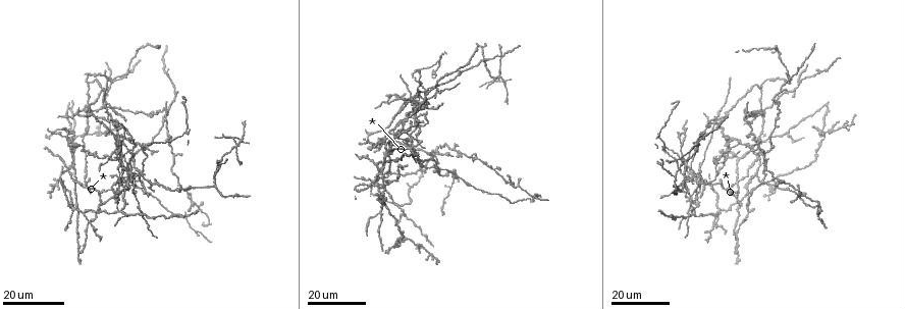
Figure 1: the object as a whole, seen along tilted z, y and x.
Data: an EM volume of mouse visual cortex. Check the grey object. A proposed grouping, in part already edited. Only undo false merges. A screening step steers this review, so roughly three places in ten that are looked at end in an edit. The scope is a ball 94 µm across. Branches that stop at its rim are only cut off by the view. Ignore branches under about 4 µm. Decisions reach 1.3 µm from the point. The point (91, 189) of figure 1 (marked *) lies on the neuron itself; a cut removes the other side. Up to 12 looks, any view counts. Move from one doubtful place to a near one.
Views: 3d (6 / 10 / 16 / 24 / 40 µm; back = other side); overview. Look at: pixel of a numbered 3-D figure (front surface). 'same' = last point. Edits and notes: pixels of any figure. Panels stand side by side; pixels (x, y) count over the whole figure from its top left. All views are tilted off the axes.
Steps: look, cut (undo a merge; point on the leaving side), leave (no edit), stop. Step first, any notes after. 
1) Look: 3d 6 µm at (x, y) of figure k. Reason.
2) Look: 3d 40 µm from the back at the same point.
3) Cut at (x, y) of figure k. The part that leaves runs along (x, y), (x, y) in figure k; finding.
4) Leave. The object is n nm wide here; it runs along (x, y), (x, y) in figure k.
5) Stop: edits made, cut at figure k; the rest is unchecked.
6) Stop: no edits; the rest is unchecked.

Look: 3d 16 µm at (787, 132) of figure 1. Looks like a crossing.

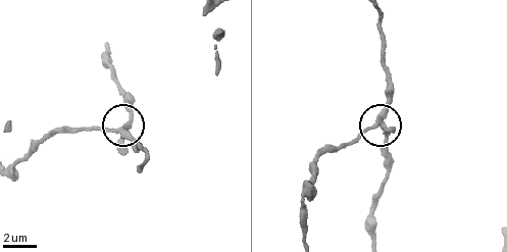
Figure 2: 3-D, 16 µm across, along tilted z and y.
Look: 3d 10 µm at the same point.

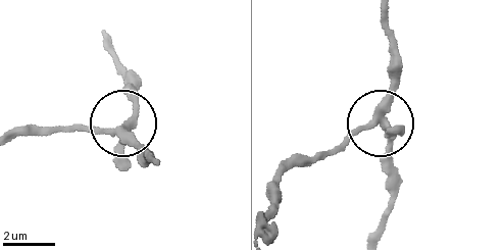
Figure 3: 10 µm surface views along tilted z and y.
Leave. It runs along (149, 163), (121, 128), (38, 132) in figure 3; one neuron here.

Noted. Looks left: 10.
Look: 3d 24 µm at (737, 183) of figure 1. Arms part here.

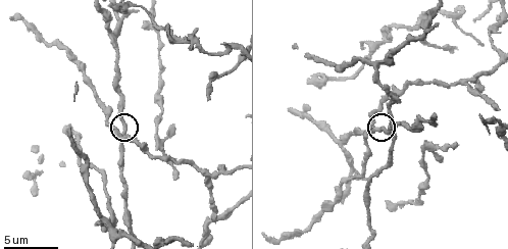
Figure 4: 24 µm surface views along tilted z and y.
Look: 3d 6 µm at (122, 134) of figure 4.

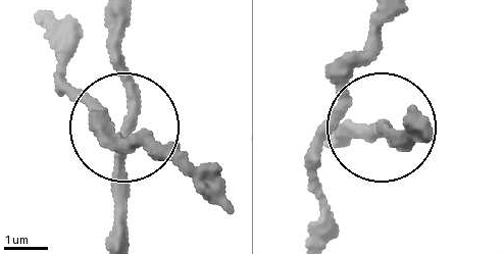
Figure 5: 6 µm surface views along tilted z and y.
Leave. The object is 210 nm wide here; it runs along (171, 161), (104, 121), (121, 118), (131, 93), (120, 16) in figure 5; one neuron here.

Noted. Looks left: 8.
Look: 3d 24 µm at (763, 180) of figure 1.

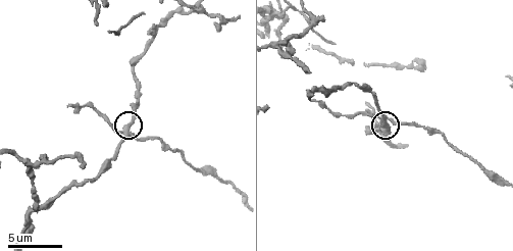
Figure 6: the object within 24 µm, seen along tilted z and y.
Look: 3d 6 µm at (131, 131) of figure 6.

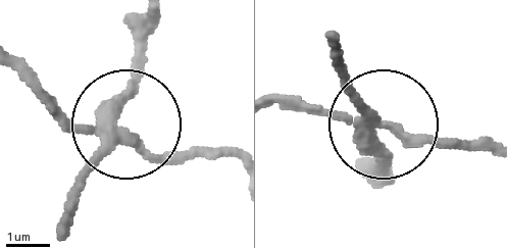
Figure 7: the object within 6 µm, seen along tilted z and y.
Cut at (56, 108) of figure 7. 4 arms meet here; two neurons meet here.

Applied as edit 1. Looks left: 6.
Look: overview.

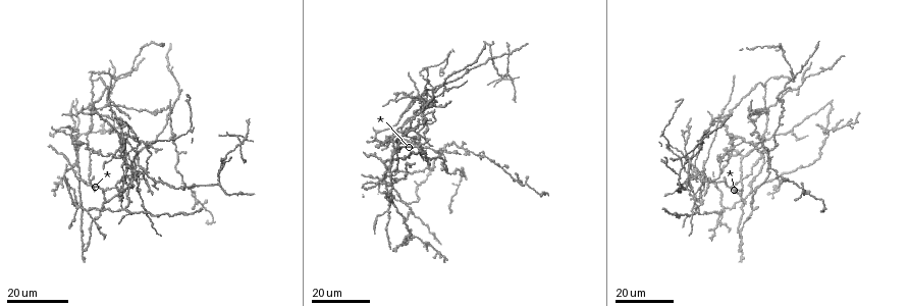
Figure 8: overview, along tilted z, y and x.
Look: 3d 24 µm at (90, 104) of figure 8. Two arms in line, one across.

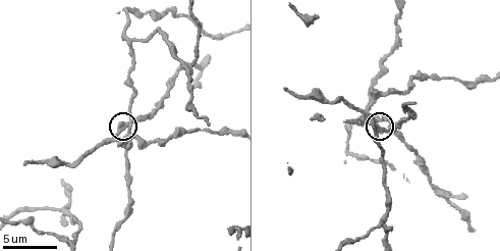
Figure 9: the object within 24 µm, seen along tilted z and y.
Look: 3d 6 µm at (120, 131) of figure 9.

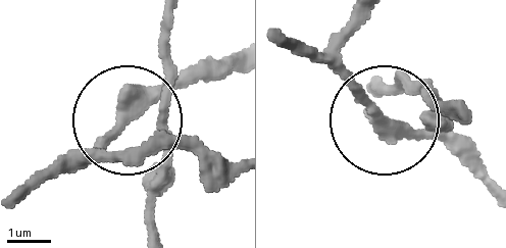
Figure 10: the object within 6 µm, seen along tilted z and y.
Leave. Continuous, no second neuron.

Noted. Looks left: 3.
Look: 3d 24 µm at (509, 79) of figure 8. Four-way junction.

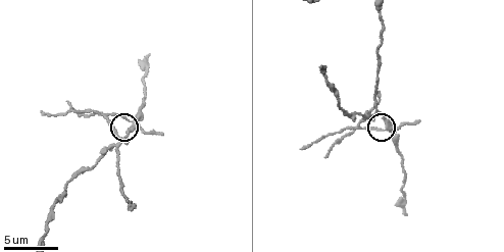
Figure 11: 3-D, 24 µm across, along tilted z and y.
Look: 3d 10 µm at (131, 121) of figure 11.

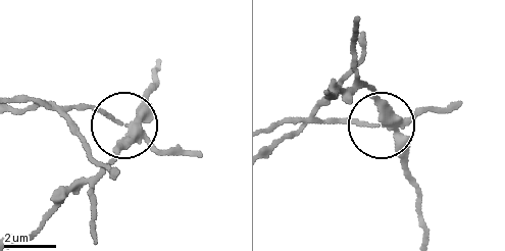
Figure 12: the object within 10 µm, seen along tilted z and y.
Cut at (168, 153) of figure 12. 4 arms meet here; two neurons meet here.

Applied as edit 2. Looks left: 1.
Look: 3d 6 µm at (96, 15) of figure 6. Looks like a crossing.

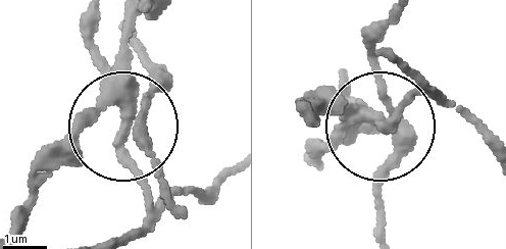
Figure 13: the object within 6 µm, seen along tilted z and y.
Cut at (91, 41) of figure 13. The part that leaves runs along (116, 101), (116, 152), (145, 195), (131, 234) in figure 13; a second neuron is stuck on.

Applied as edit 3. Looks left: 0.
Stop: edits made, cut at figure 7, cut at figure 12, cut at figure 13; the rest is unchecked.

